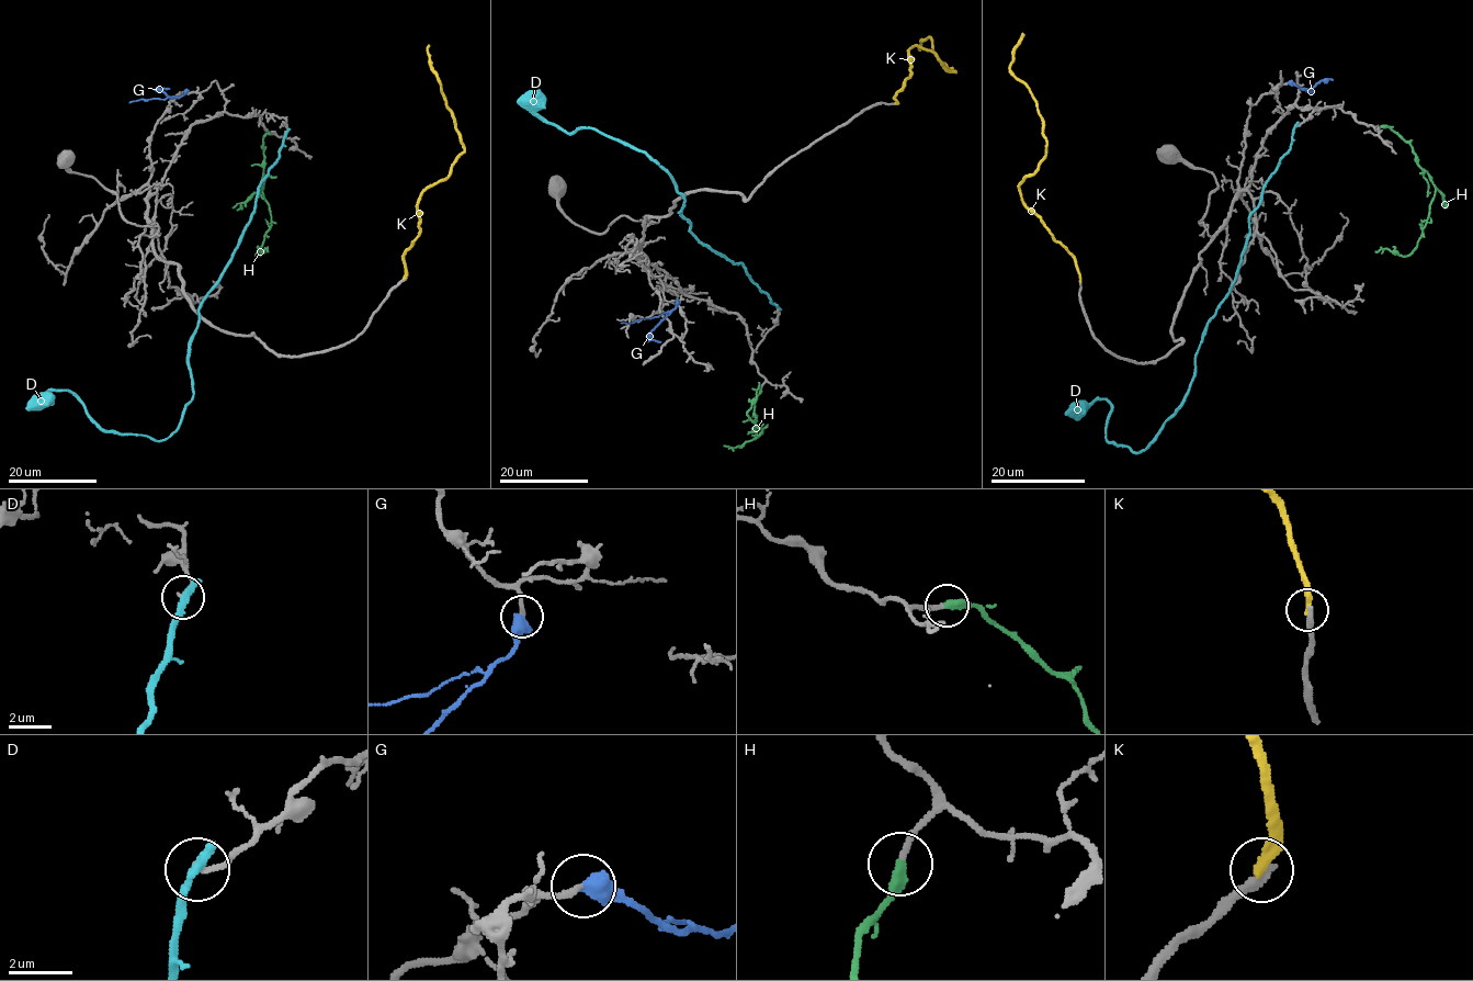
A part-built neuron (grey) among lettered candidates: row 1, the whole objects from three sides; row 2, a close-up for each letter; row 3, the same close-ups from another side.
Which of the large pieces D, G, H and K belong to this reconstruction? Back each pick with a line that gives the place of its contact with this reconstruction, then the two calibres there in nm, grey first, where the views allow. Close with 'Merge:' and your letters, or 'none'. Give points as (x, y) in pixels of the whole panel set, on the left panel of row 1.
H: (269, 133) | 220/420 nm
Merge: H

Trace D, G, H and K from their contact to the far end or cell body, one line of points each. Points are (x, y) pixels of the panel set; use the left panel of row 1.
D: (285, 132), (199, 307), (179, 427), (155, 440), (106, 432), (67, 391), (49, 391), (47, 405)
G: (185, 91), (165, 99), (129, 102)
H: (269, 133), (263, 137), (262, 194), (270, 207), (271, 226), (256, 254), (261, 254), (264, 248), (267, 250)
K: (404, 279), (404, 252), (419, 232), (417, 206), (420, 194), (443, 181), (464, 150), (427, 53), (428, 44)

